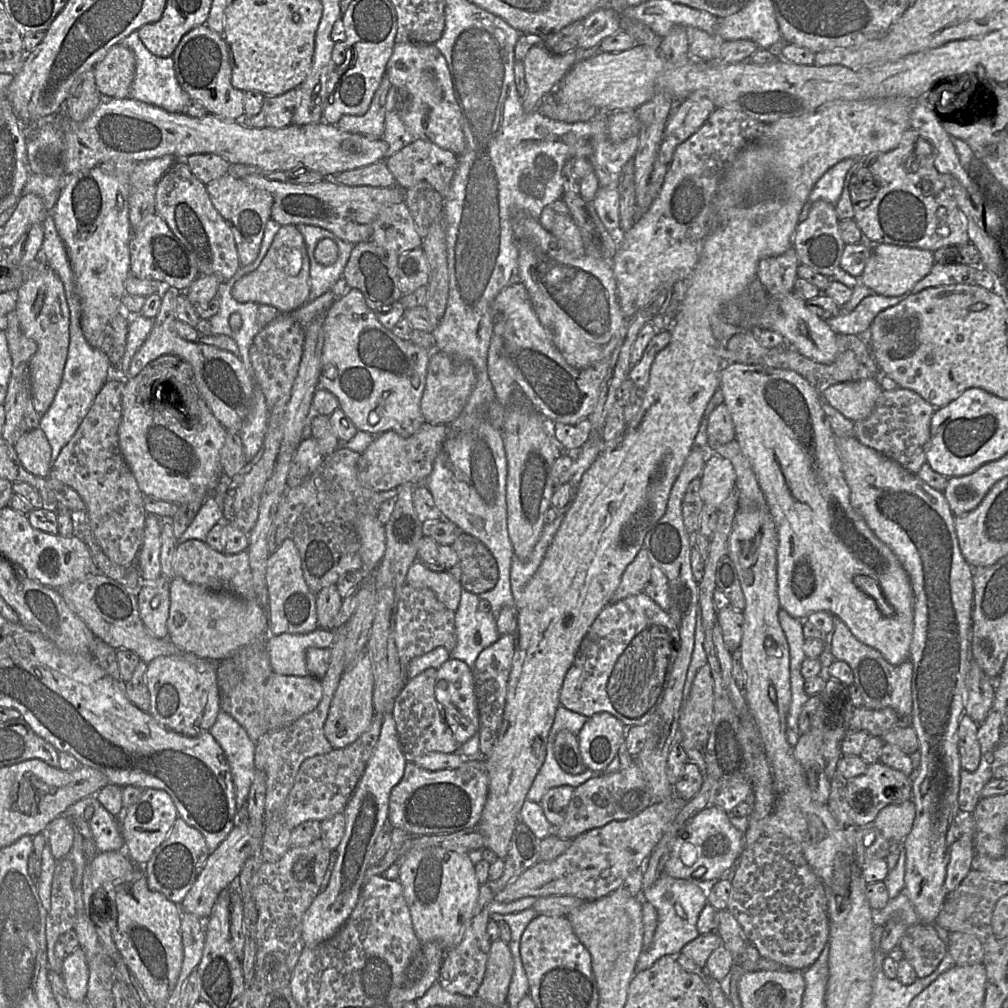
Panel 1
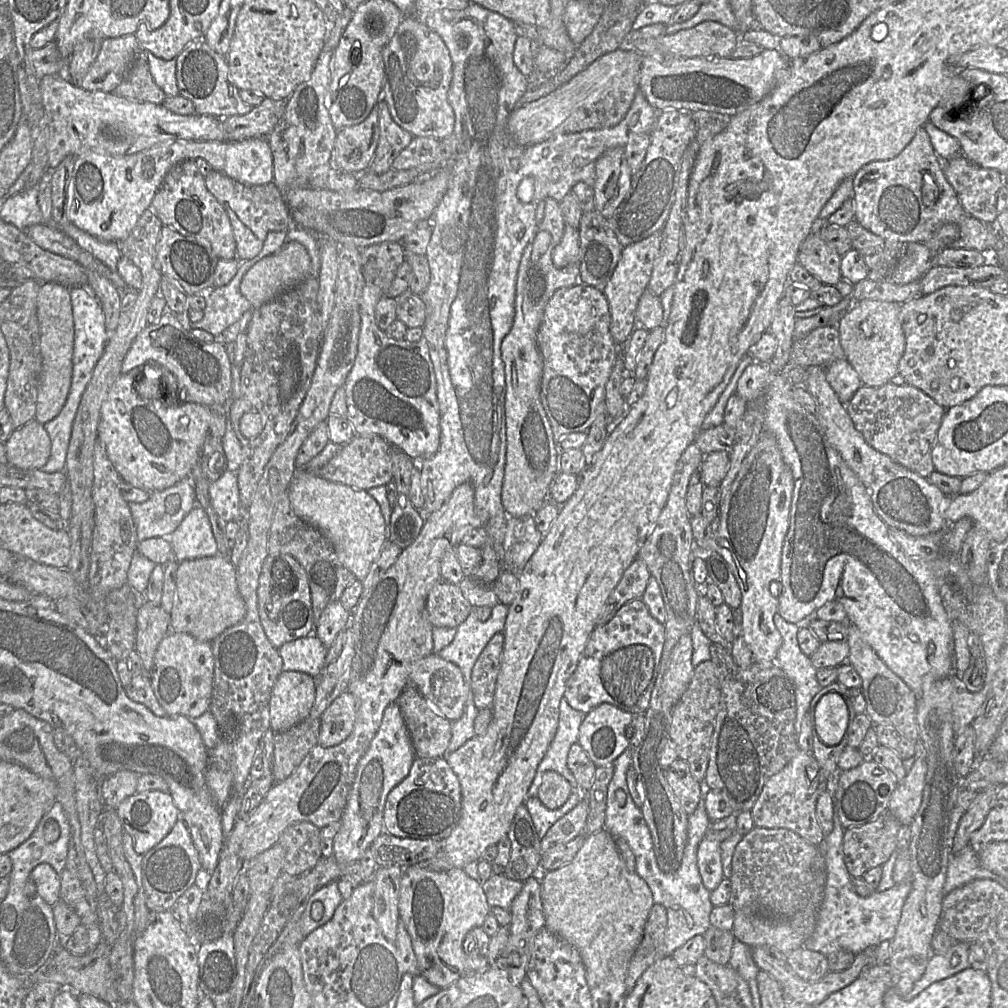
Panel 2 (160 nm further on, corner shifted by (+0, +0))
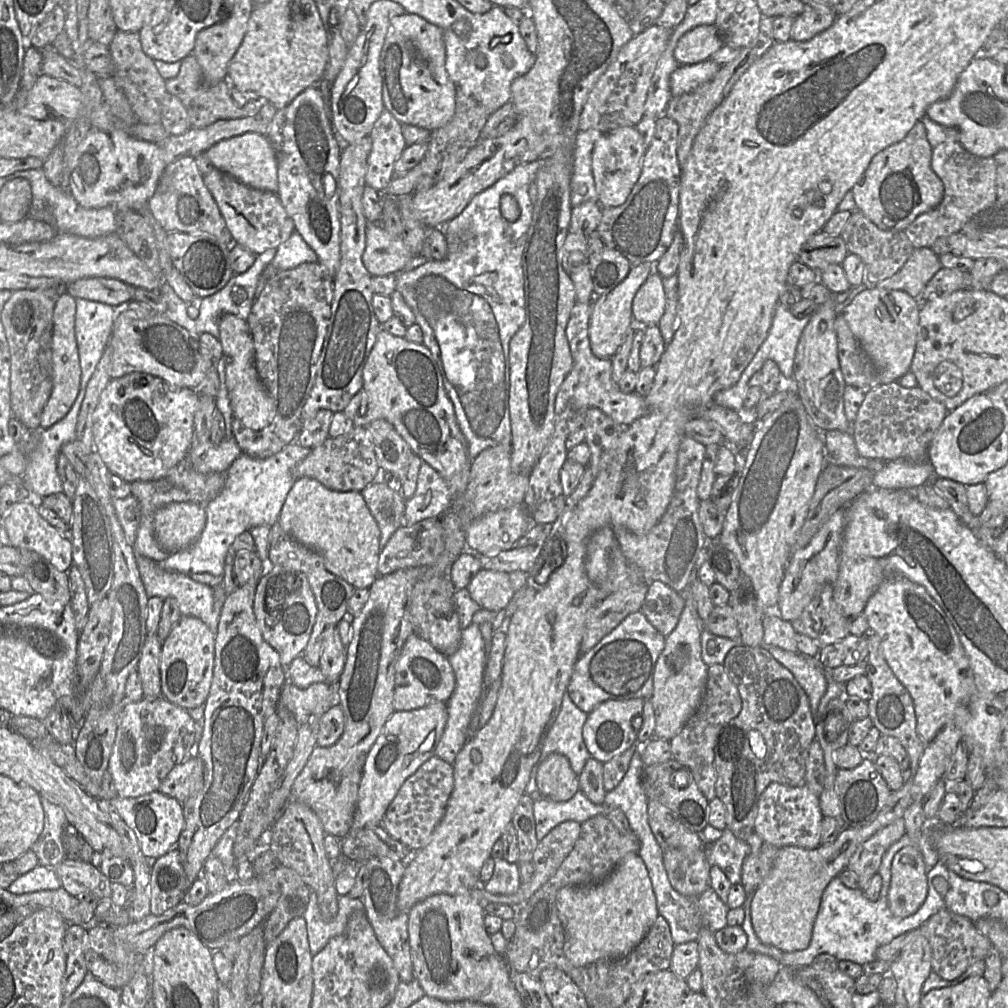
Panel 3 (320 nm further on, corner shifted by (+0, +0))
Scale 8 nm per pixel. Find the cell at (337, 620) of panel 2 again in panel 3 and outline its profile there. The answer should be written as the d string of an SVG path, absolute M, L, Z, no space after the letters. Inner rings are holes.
M336 629L325 638L319 659L319 669L325 682L335 684L346 661L346 646L342 643Z

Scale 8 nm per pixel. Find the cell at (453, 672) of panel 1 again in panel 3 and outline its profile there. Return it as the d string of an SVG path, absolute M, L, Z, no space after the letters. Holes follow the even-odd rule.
M416 634L405 641L395 662L392 707L394 711L408 711L425 707L435 702L447 702L455 687L455 676L448 656L436 650Z

